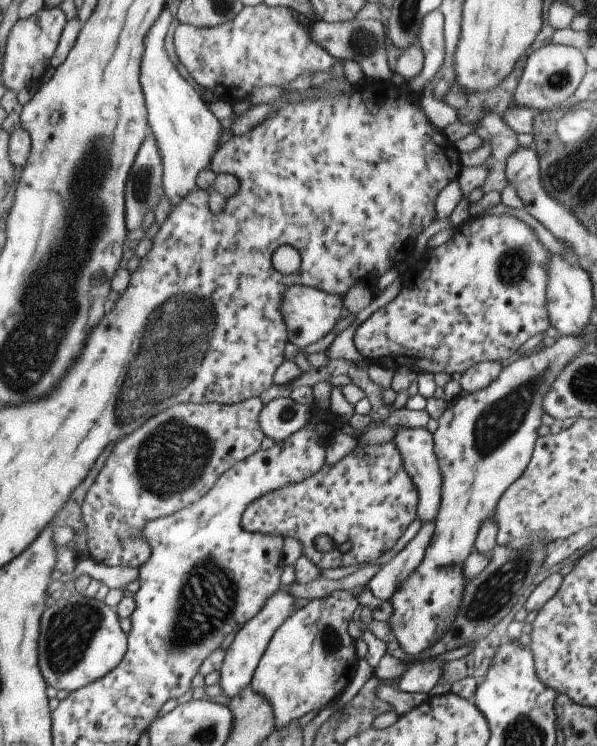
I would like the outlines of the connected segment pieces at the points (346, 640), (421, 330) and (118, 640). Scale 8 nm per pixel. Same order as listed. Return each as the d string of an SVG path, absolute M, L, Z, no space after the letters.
M336 589L327 596L310 599L307 605L294 610L274 633L266 652L260 657L250 685L271 702L275 727L282 728L291 720L302 718L312 710L335 703L350 684L359 658L355 651L355 640L348 633L348 624L358 605L359 600L351 589Z
M501 214L469 218L455 228L454 235L450 240L439 247L427 249L420 257L419 263L408 267L400 275L401 290L399 294L388 305L372 313L368 319L356 328L353 334L353 343L371 363L377 362L393 370L407 365L416 373L422 371L433 372L433 374L444 372L444 374L452 376L455 372L461 372L462 374L467 368L479 362L500 361L504 364L505 360L514 358L519 346L522 346L528 338L532 338L538 332L544 334L551 326L546 308L547 260L549 254L549 250L540 243L533 228L518 217Z
M84 594L58 599L41 616L38 660L47 686L68 693L102 678L122 662L127 651L127 634L120 627L115 608Z

